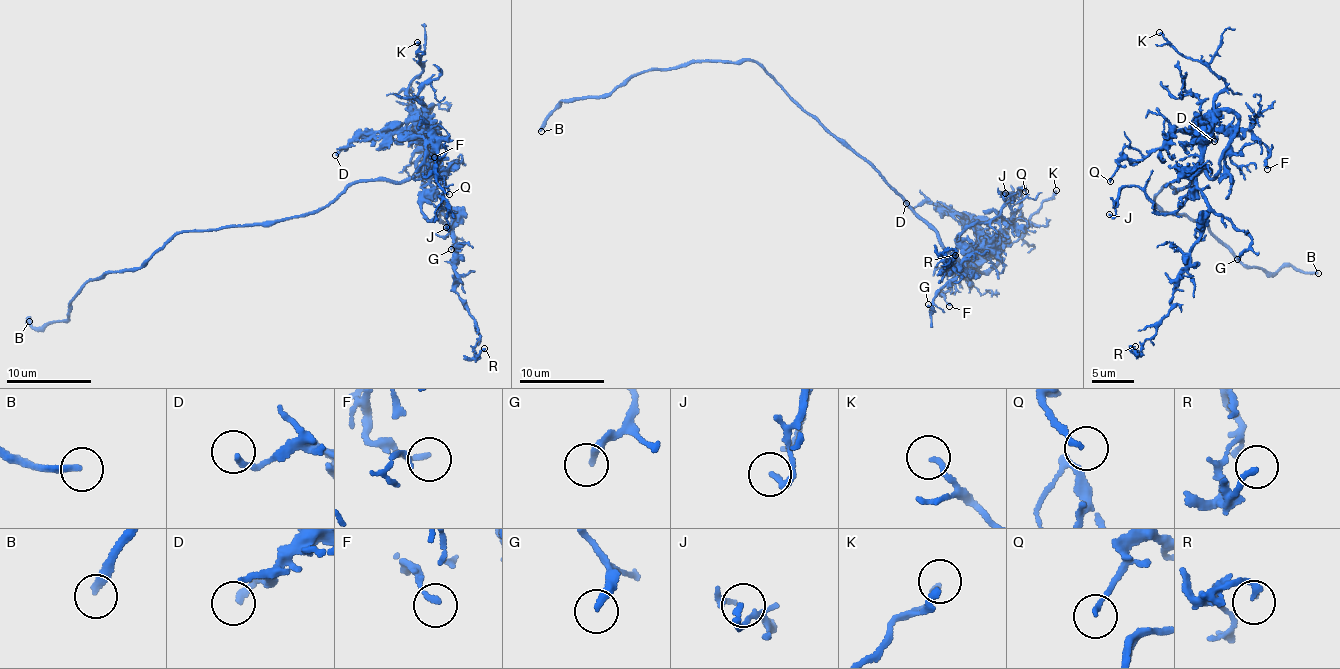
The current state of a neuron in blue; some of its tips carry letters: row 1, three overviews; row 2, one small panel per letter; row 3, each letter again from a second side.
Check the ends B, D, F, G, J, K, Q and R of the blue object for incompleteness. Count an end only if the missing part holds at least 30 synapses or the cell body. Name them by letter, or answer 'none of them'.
B

